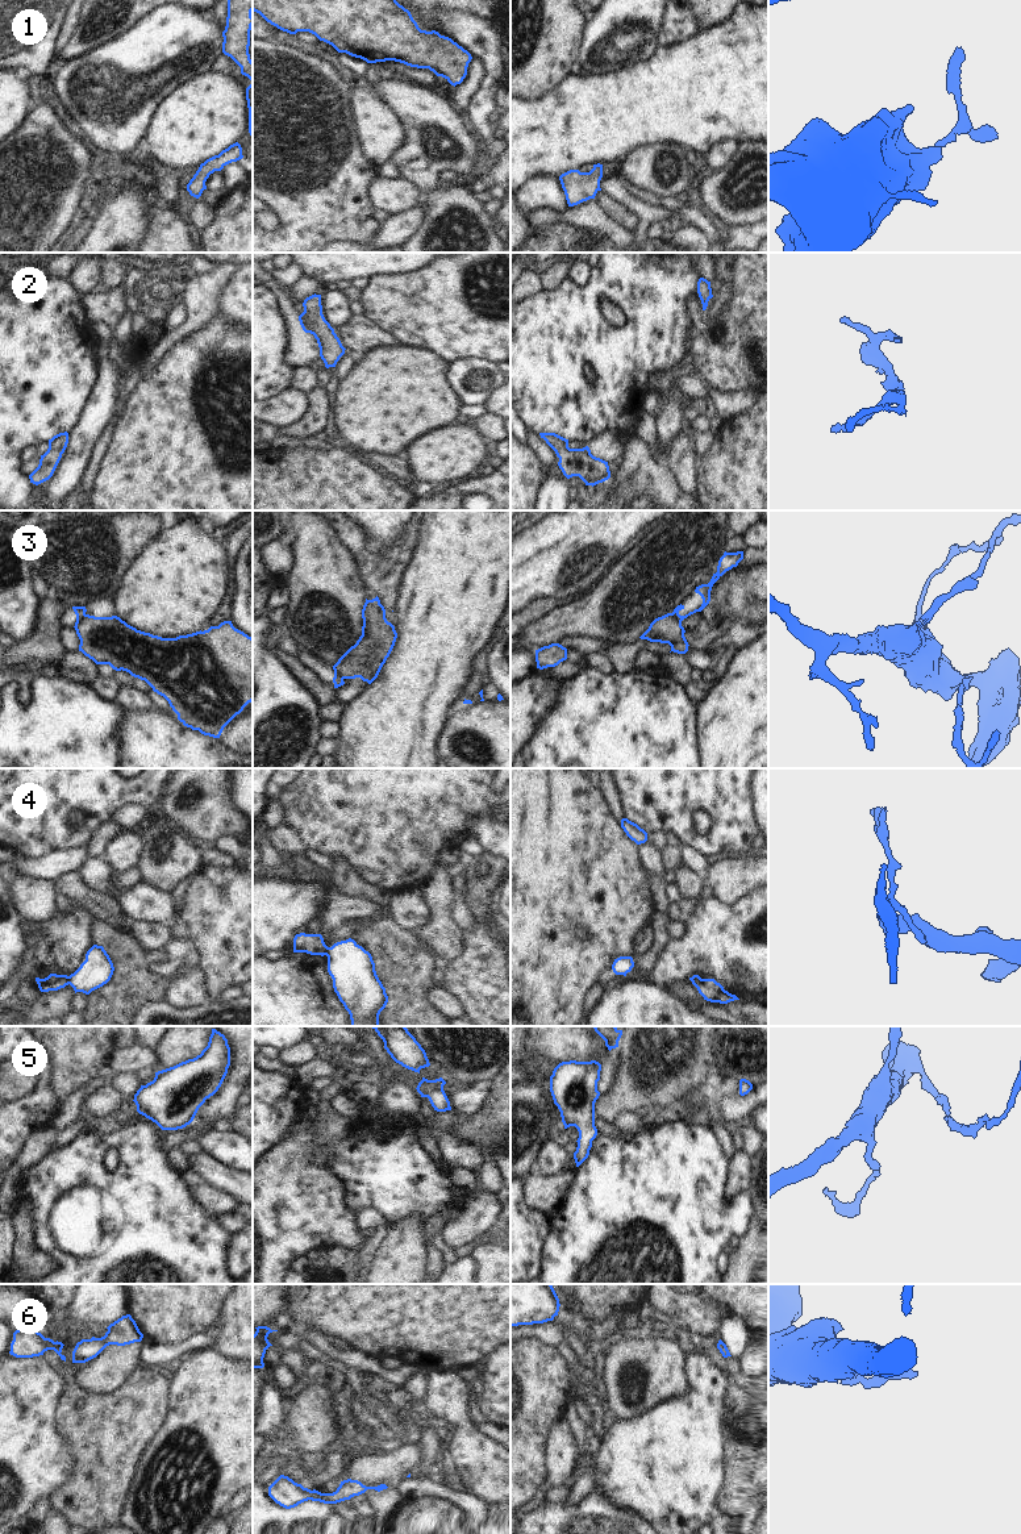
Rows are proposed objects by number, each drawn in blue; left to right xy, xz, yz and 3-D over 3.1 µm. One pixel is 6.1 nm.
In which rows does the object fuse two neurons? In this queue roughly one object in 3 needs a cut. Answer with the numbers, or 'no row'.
3, 4.

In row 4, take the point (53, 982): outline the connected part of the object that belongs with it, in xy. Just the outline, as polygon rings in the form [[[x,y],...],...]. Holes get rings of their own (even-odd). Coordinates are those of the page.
[[[50,974],[45,979],[36,977],[41,992],[58,991],[70,984],[70,976]]]

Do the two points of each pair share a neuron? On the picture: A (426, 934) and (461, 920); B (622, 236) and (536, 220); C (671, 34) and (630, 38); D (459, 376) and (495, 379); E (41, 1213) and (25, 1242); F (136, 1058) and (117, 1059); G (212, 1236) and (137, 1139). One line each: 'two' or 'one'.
A: two
B: one
C: two
D: one
E: two
F: one
G: one

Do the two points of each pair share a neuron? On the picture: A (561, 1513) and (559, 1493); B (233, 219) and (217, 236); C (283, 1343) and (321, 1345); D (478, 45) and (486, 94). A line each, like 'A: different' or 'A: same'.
A: different
B: same
C: same
D: same

